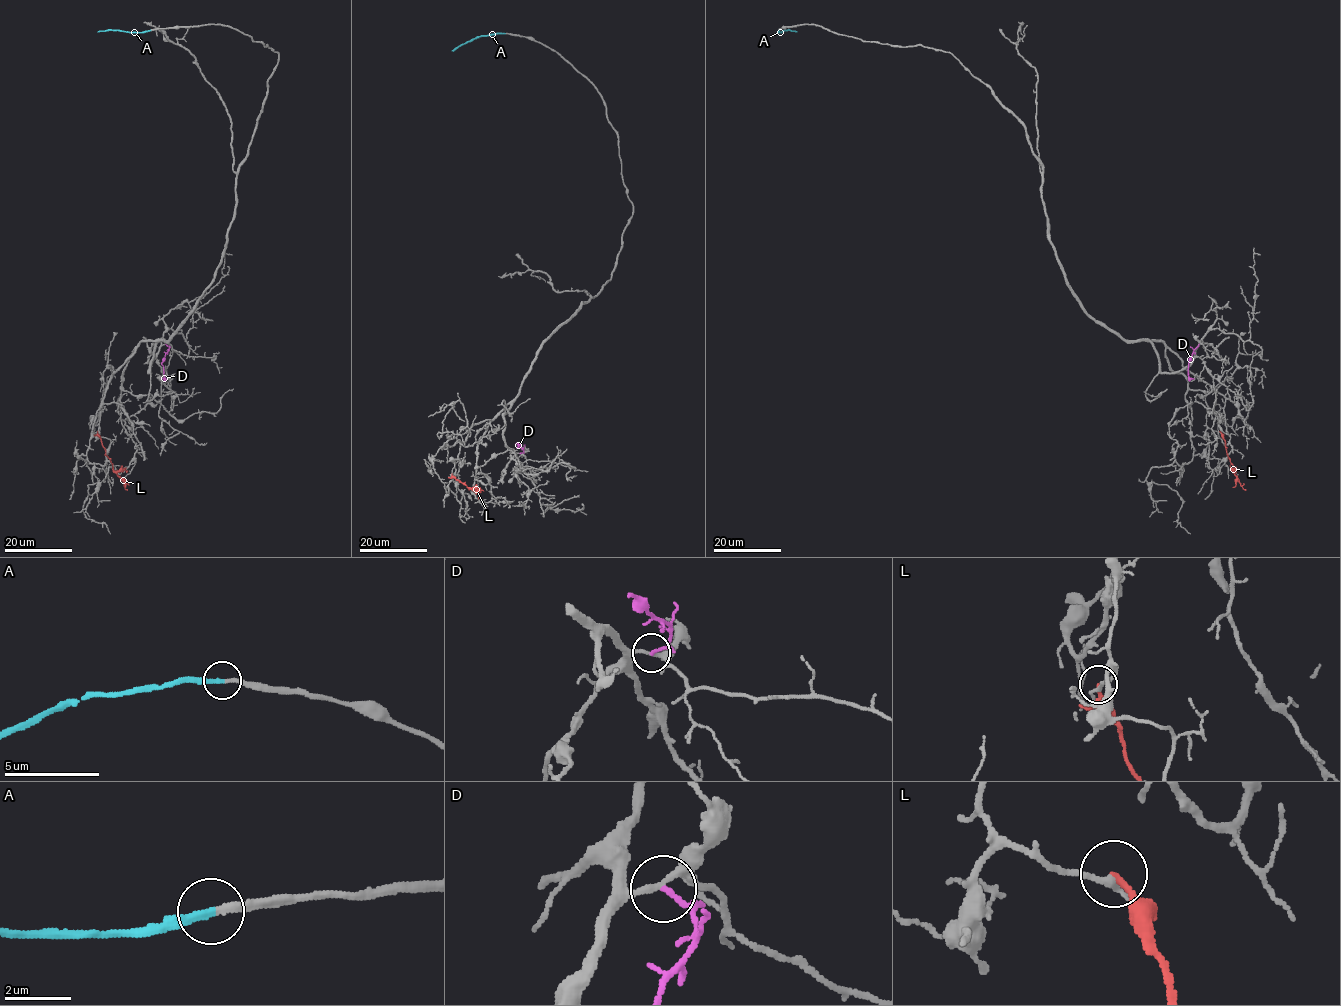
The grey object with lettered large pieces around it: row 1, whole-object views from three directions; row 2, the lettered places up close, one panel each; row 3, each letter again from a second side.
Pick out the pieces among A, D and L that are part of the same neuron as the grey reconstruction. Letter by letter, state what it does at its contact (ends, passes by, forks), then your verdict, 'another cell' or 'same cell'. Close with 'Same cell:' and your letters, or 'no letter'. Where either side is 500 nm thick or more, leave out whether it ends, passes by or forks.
A: it ends; same cell
D: it ends; another cell
L: it ends; another cell
Same cell: A

